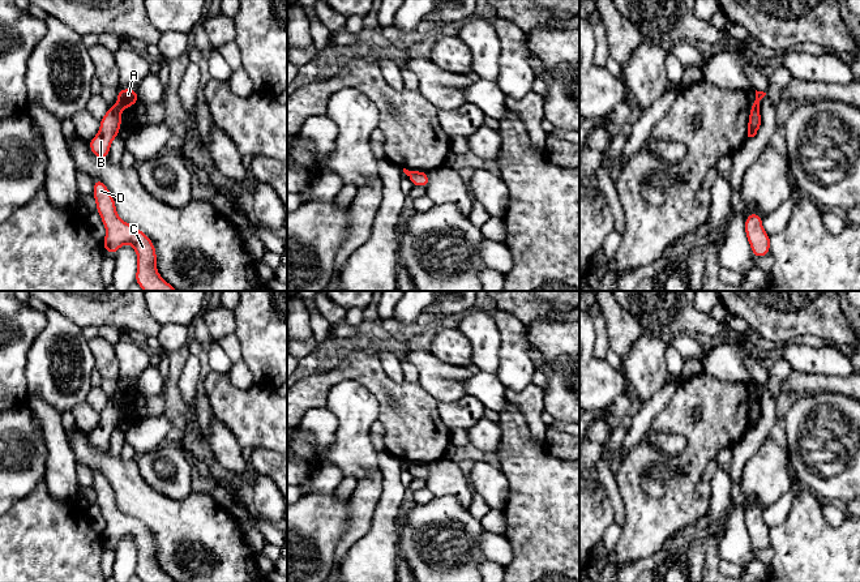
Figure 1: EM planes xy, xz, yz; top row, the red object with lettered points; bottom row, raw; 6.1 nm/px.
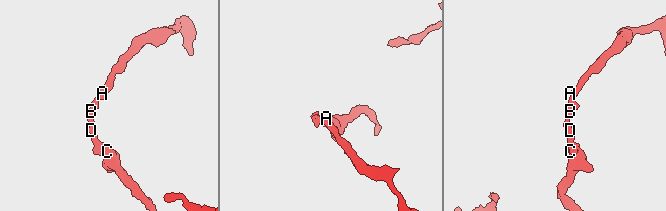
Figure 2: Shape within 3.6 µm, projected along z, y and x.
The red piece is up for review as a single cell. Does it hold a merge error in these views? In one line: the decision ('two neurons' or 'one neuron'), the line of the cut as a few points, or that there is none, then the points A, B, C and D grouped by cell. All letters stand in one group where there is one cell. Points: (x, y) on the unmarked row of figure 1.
two neurons; cut xy (115, 397), (120, 402); groups A / B C D

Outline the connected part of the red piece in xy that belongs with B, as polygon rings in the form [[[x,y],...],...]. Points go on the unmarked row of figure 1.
[[[116,398],[108,399],[106,407],[99,414],[99,424],[89,433],[89,440],[95,449],[104,452],[110,448],[112,433],[119,428],[121,402]]]

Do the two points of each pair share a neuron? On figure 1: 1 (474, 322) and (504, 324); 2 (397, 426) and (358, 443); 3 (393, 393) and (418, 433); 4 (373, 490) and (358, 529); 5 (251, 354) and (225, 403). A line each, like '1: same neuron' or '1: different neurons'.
1: different neurons
2: different neurons
3: same neuron
4: same neuron
5: different neurons

